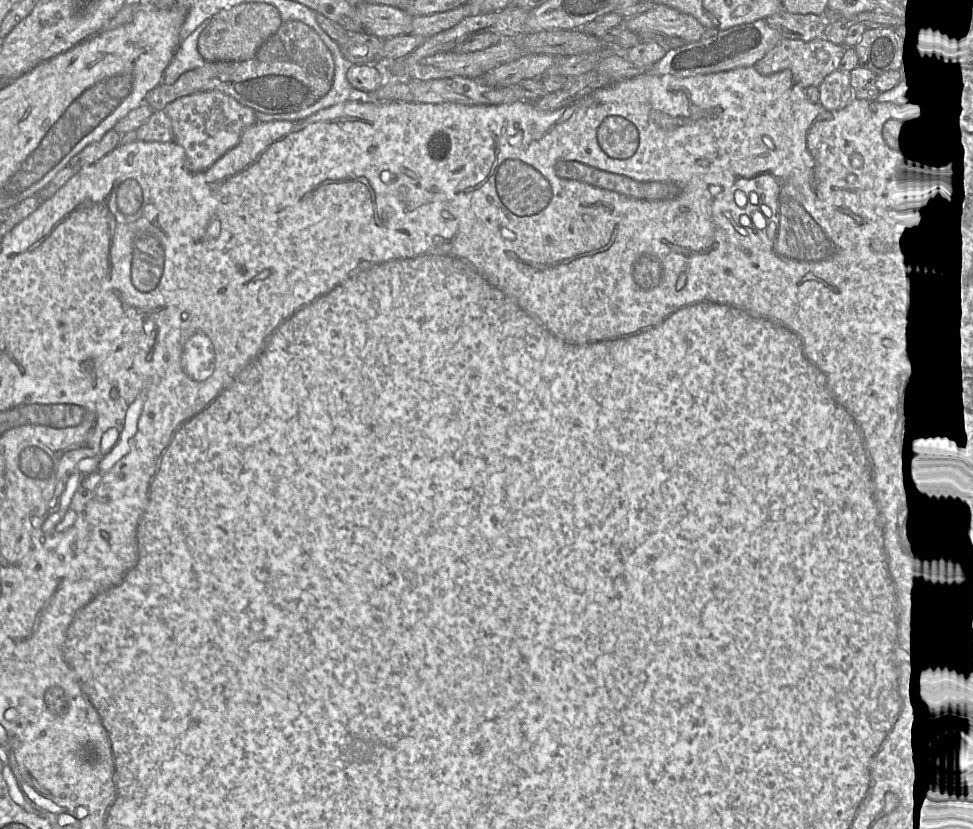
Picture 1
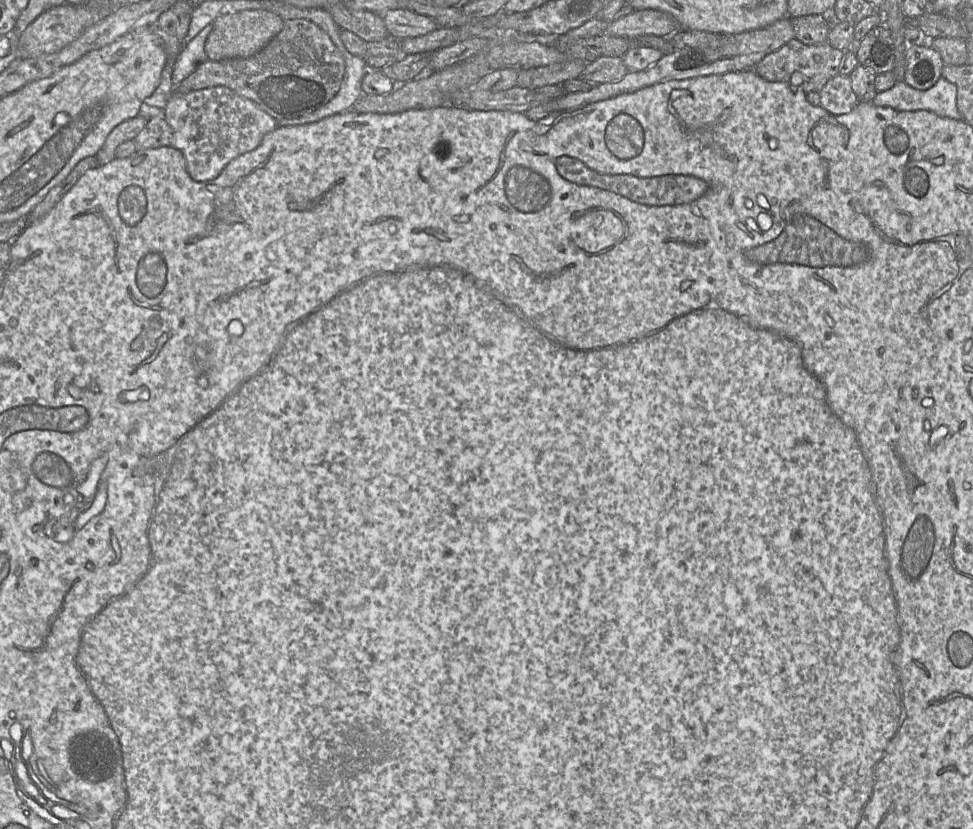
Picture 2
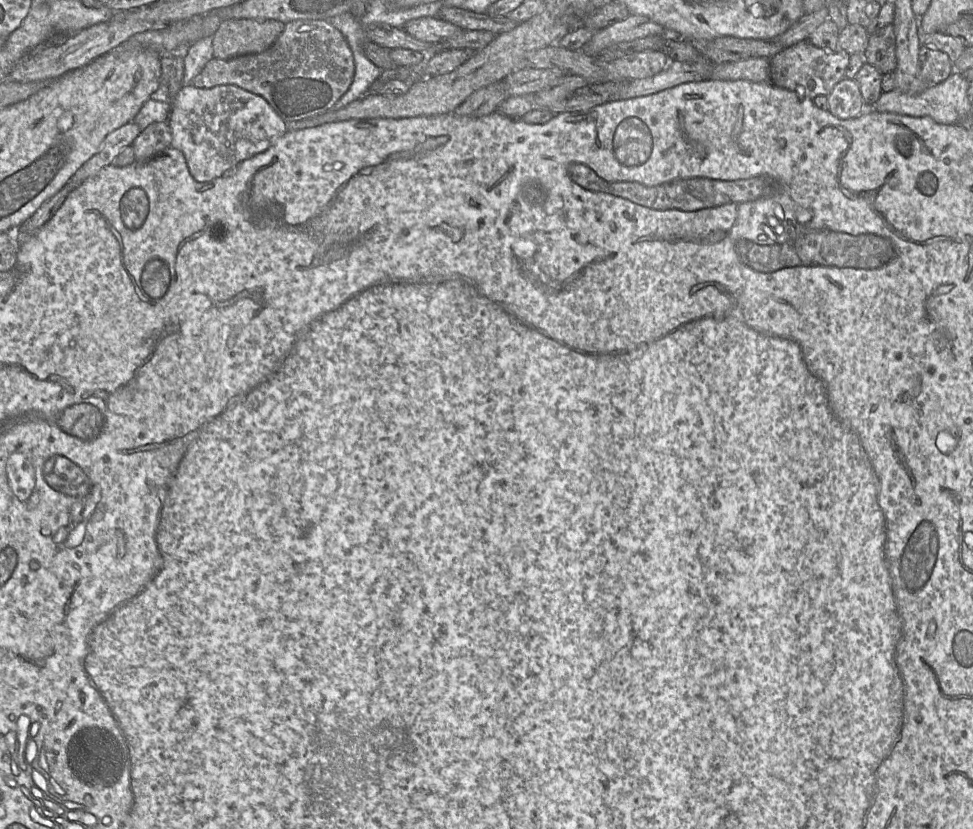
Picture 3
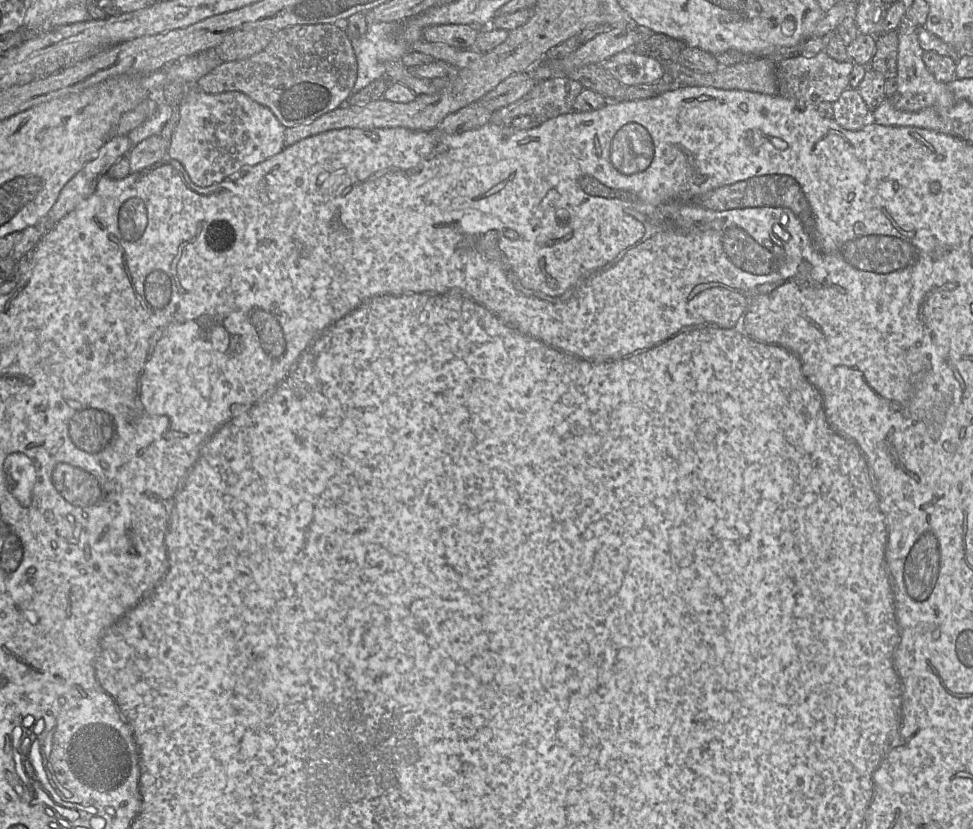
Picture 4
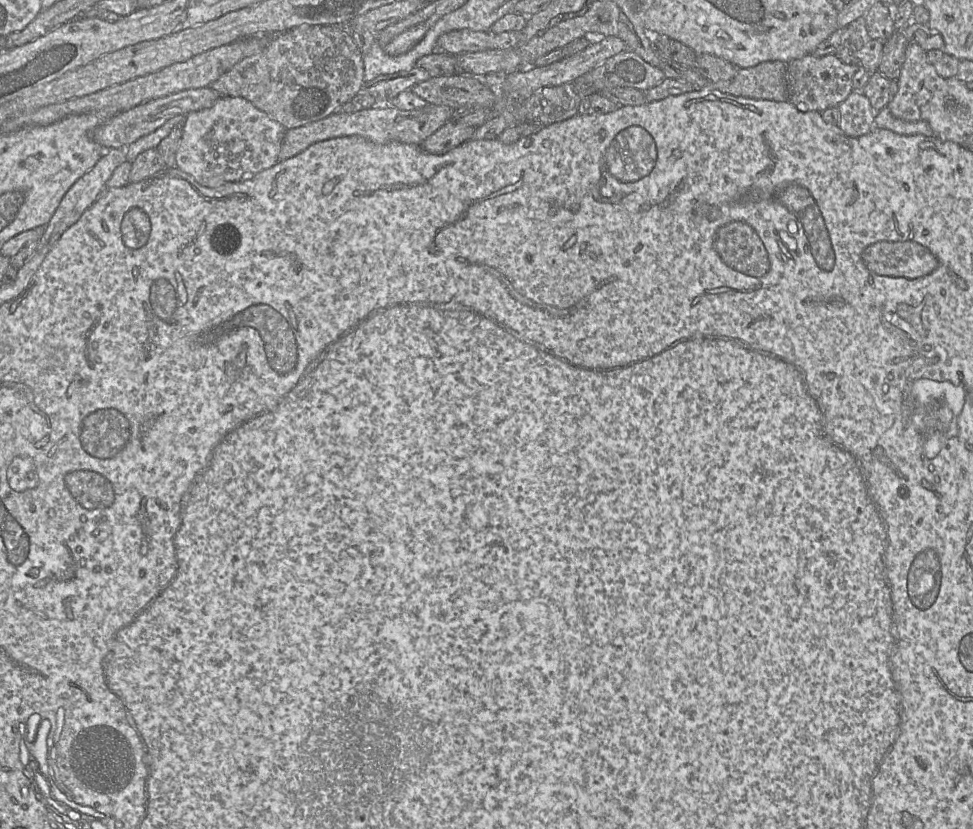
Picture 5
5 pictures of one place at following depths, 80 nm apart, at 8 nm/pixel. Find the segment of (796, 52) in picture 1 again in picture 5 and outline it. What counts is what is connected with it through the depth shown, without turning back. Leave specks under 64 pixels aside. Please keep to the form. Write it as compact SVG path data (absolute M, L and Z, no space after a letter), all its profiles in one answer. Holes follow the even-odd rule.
M834 54L817 57L806 55L787 63L788 100L801 112L823 112L838 107L853 91L852 79L858 67L848 65Z

